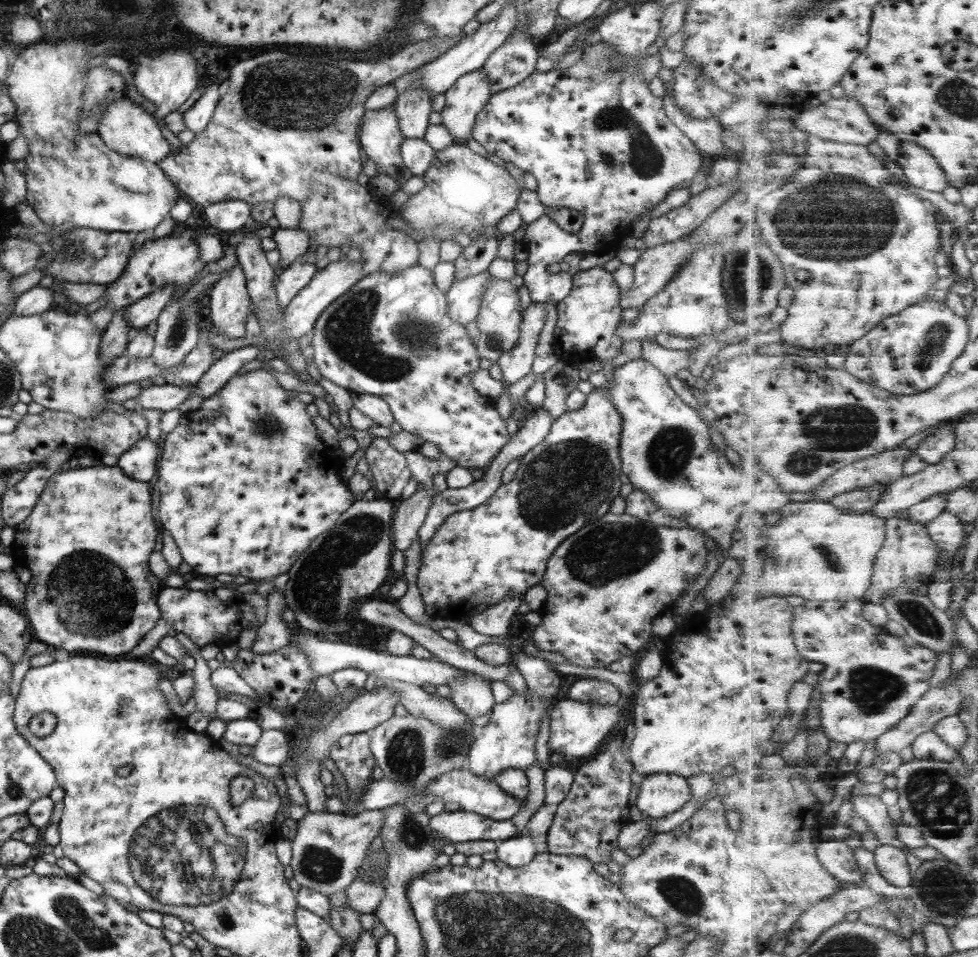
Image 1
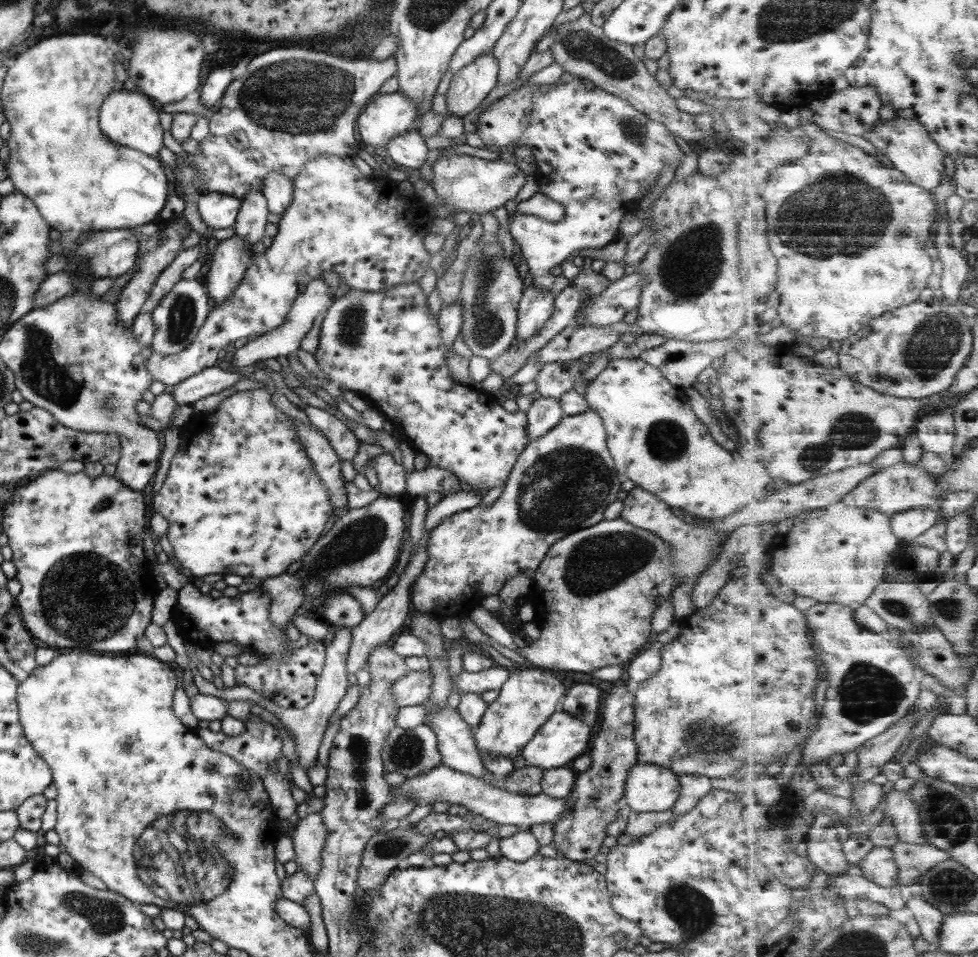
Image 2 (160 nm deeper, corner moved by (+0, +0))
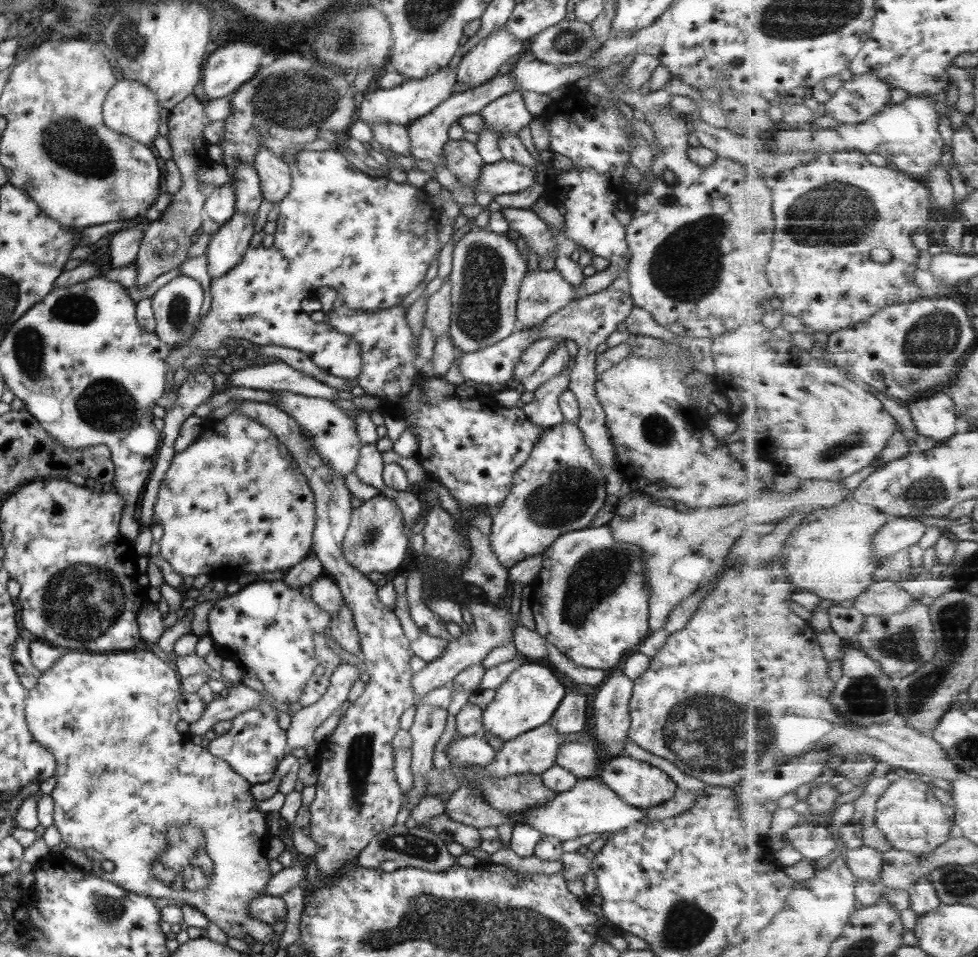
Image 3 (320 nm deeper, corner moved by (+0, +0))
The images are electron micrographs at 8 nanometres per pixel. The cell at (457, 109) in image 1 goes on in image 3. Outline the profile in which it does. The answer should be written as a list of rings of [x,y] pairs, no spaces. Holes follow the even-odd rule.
[[[504,27],[497,28],[497,30],[493,30],[491,34],[485,36],[483,40],[479,40],[479,42],[473,46],[472,50],[469,50],[465,56],[461,57],[456,67],[456,81],[467,84],[467,86],[470,86],[469,89],[479,86],[487,82],[487,79],[497,72],[497,69],[503,62],[524,51],[524,43],[513,38]]]

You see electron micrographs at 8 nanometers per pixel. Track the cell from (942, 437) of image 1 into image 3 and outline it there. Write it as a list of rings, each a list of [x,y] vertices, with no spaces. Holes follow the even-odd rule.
[[[944,389],[909,400],[907,405],[918,431],[933,444],[951,440],[951,436],[961,429],[955,400]]]

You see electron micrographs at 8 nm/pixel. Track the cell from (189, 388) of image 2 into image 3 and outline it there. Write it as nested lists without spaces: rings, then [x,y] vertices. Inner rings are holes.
[[[283,361],[243,367],[227,374],[230,386],[260,391],[289,391],[301,396],[337,400],[337,390],[314,377],[289,367]]]

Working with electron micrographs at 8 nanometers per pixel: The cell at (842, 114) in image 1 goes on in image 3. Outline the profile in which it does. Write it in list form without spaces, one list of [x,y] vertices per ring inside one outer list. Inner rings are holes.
[[[873,73],[852,75],[825,105],[825,115],[843,125],[855,125],[875,117],[891,100],[892,86]]]

